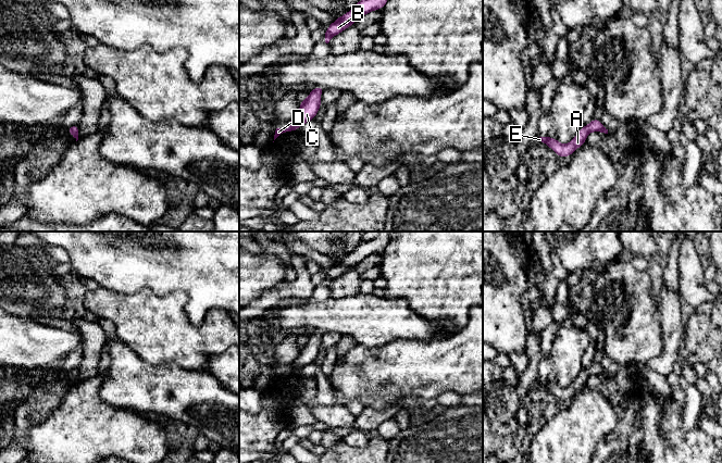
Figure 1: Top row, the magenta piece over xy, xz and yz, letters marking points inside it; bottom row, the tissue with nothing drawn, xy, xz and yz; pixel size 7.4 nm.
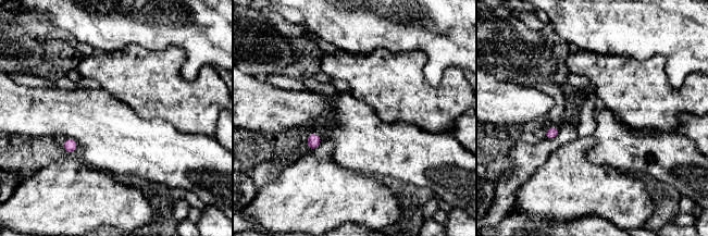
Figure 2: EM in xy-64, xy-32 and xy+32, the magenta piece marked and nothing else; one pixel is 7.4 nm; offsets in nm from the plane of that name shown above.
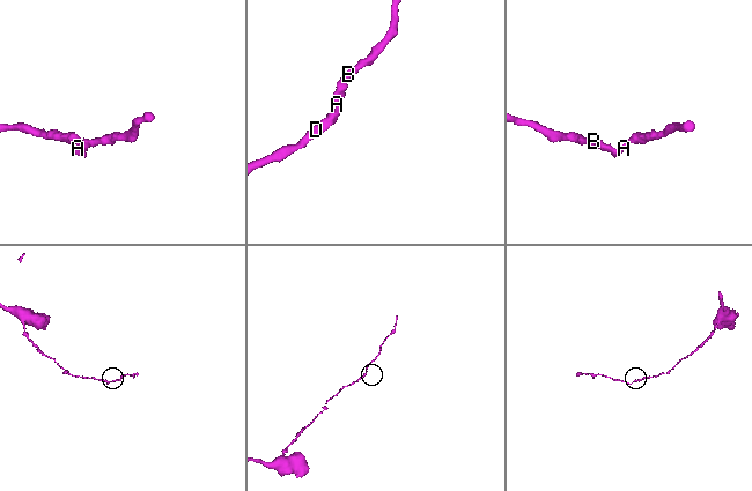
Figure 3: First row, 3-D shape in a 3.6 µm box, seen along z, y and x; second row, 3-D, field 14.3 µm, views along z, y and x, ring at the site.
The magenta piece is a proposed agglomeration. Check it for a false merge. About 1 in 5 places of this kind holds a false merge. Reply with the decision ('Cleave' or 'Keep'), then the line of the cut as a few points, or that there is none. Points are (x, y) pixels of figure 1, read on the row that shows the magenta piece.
Keep. No split

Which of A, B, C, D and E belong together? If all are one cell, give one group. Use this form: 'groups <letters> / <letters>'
groups A B C D E

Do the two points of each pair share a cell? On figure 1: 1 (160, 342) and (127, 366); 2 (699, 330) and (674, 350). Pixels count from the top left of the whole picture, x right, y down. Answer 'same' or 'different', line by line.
1: different
2: different

